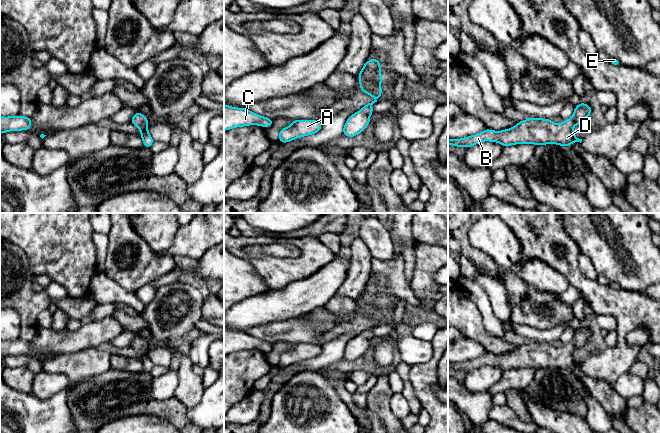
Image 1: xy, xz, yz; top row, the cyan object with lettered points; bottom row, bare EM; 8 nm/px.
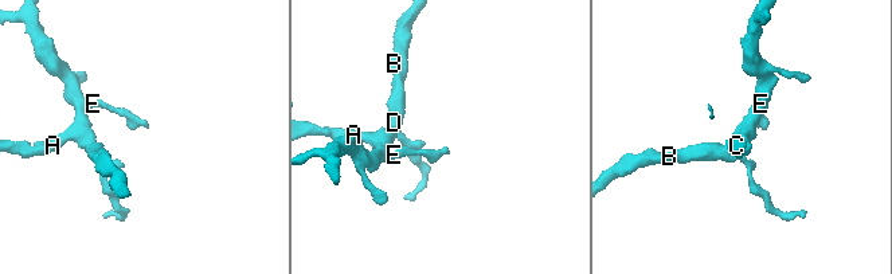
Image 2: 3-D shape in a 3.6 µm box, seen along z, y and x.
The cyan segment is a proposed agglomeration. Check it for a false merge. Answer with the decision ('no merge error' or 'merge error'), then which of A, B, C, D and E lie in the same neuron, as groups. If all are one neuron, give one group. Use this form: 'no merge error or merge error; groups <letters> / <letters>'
no merge error; groups A B C D E

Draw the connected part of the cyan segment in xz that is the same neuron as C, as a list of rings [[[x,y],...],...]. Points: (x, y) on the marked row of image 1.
[[[224,104],[224,131],[249,125],[266,128],[273,125],[273,120],[253,113],[247,108],[231,107]]]

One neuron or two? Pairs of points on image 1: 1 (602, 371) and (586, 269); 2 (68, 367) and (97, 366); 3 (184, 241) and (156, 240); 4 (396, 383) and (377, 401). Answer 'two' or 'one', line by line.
1: two
2: one
3: two
4: two

